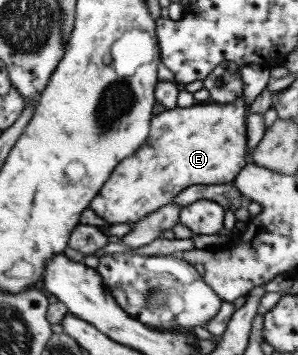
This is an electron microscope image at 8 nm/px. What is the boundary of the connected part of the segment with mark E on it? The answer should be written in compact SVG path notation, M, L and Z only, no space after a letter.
M241 96L232 103L194 103L192 107L176 107L153 116L150 135L146 141L136 150L135 154L120 161L120 165L110 174L110 179L104 183L104 187L90 202L90 209L109 225L134 223L158 208L170 204L172 198L176 198L176 195L190 186L229 184L247 164L246 111L249 111L249 107L246 106L244 96Z

